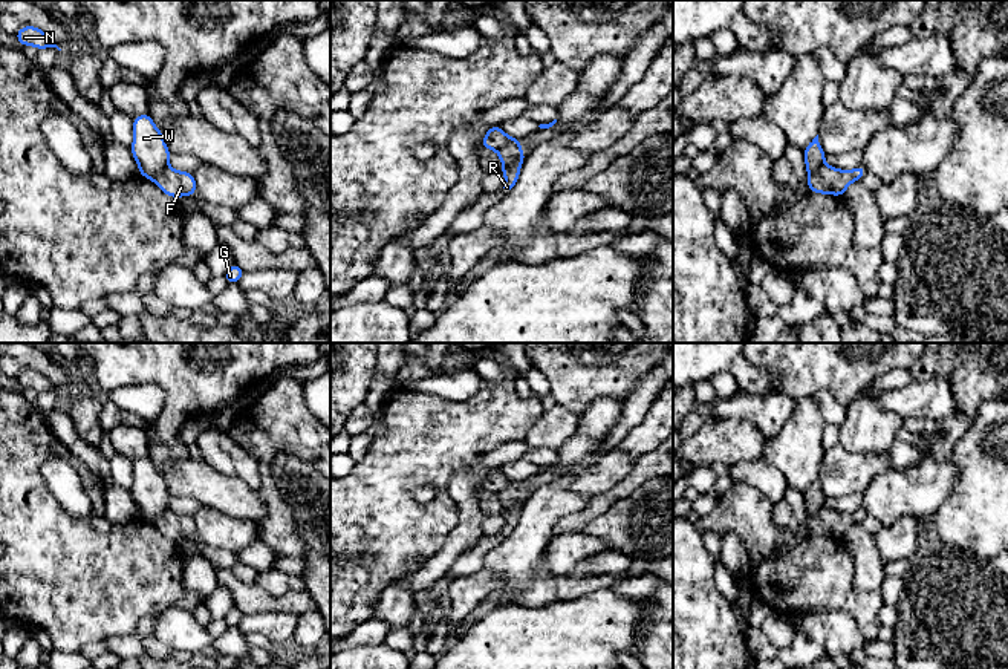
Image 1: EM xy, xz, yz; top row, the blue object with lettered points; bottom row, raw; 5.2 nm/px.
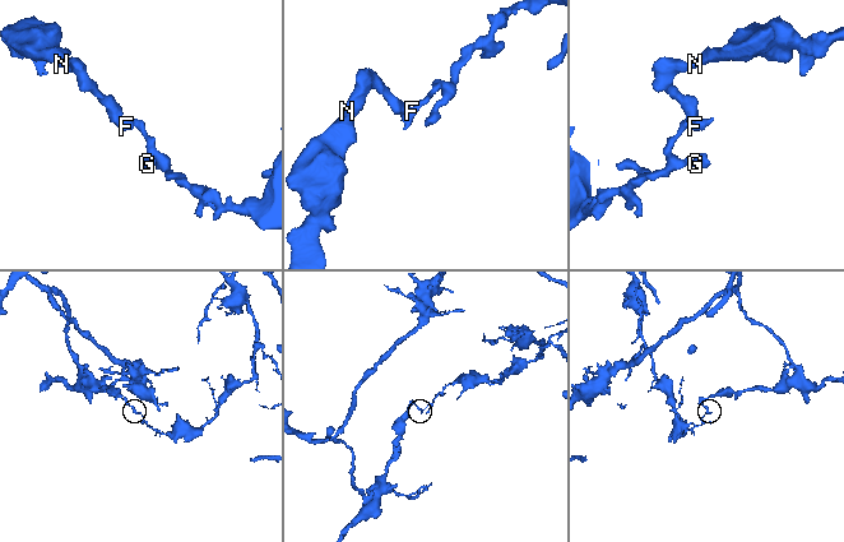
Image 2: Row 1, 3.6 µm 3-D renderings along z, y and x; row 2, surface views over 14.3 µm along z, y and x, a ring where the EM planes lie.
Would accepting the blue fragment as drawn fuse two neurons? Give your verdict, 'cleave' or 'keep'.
cleave

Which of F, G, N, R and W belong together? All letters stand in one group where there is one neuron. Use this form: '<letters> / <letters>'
F G R / N W

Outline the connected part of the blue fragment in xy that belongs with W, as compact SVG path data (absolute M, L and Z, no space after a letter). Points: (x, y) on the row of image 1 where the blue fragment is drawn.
M148 113L133 118L133 144L130 150L141 176L147 179L156 178L168 165L171 156L164 135Z

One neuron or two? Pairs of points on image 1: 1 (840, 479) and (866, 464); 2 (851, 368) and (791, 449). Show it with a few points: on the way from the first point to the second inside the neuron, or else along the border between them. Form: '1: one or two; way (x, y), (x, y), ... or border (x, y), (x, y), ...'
1: one; way (846, 473), (860, 469)
2: one; way (826, 374), (803, 397), (803, 424)

